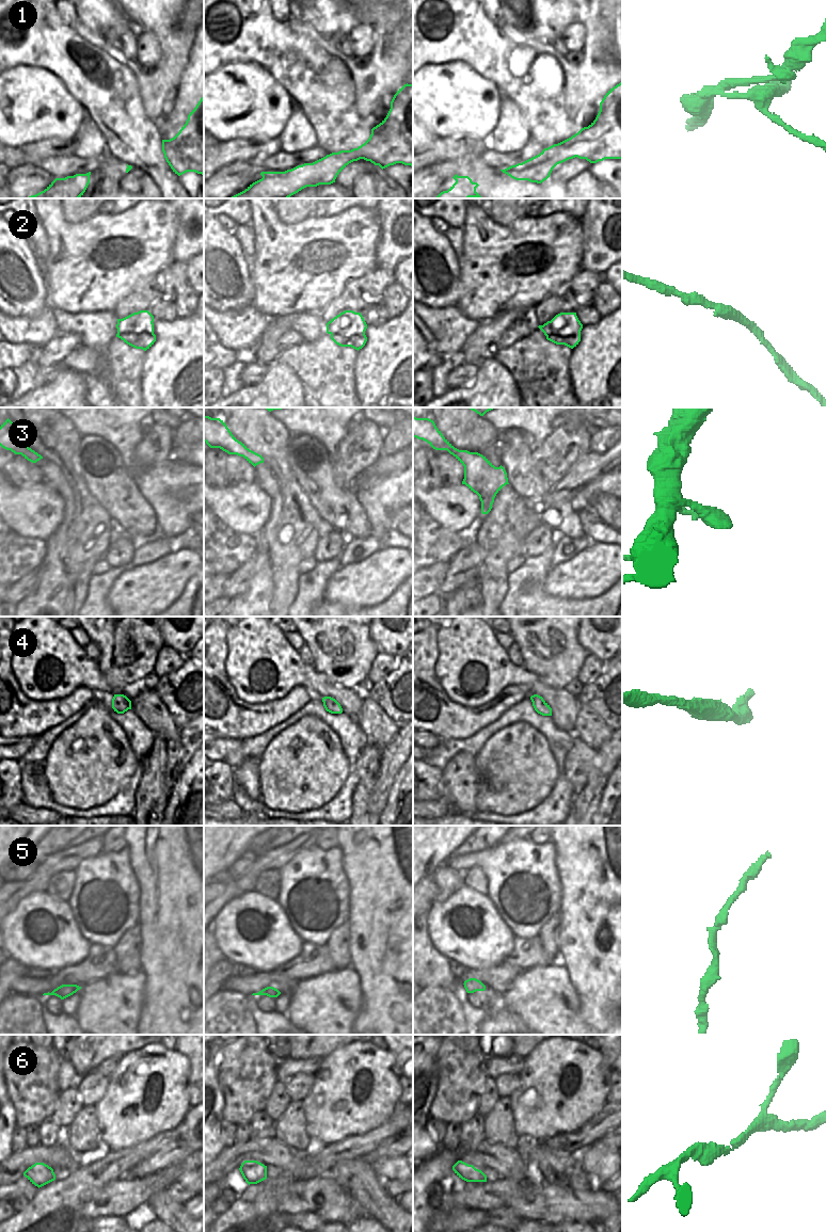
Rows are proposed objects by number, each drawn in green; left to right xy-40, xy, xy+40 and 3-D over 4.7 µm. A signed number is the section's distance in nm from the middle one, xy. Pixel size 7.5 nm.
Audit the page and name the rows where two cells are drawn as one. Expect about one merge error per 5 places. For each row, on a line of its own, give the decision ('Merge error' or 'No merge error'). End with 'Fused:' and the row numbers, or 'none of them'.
1: No merge error
2: No merge error
3: No merge error
4: No merge error
5: No merge error
6: No merge error
Fused: none of them.

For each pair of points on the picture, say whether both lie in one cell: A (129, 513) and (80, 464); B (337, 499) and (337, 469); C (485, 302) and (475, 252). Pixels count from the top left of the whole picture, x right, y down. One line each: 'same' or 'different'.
A: same
B: different
C: same

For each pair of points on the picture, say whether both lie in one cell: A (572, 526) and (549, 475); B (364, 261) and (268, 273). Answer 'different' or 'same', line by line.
A: different
B: same

